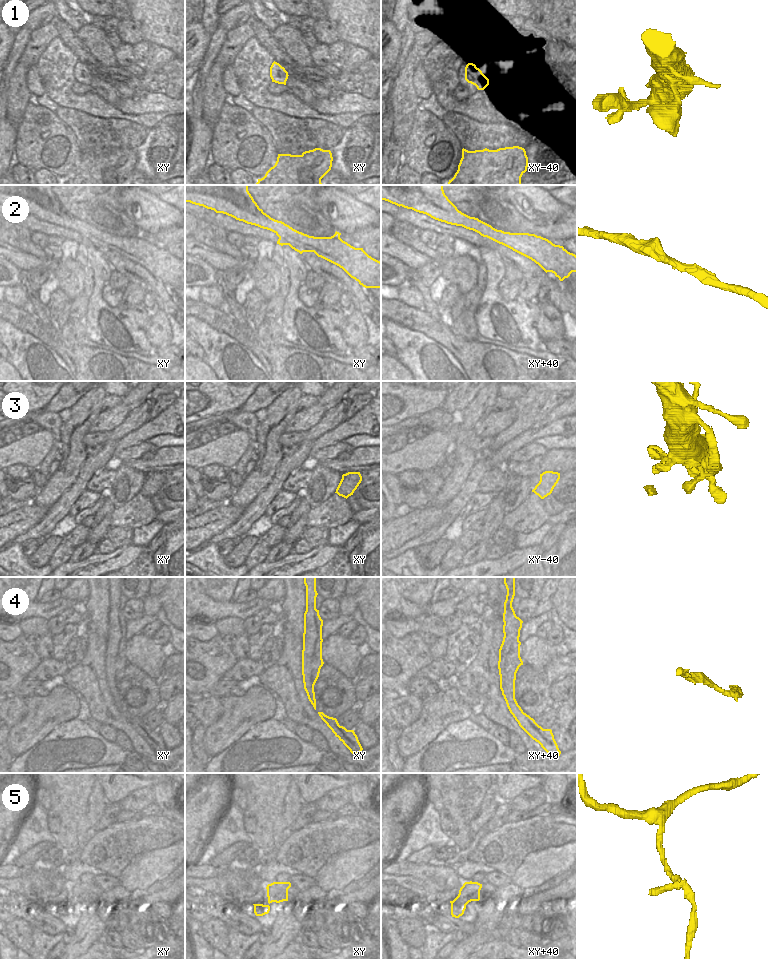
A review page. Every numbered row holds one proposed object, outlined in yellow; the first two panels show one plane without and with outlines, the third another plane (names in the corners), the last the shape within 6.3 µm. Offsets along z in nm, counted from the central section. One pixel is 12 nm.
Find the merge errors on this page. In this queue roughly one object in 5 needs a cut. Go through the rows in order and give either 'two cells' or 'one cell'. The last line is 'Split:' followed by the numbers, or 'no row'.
1: one cell
2: one cell
3: one cell
4: one cell
5: two cells
Split: 5

